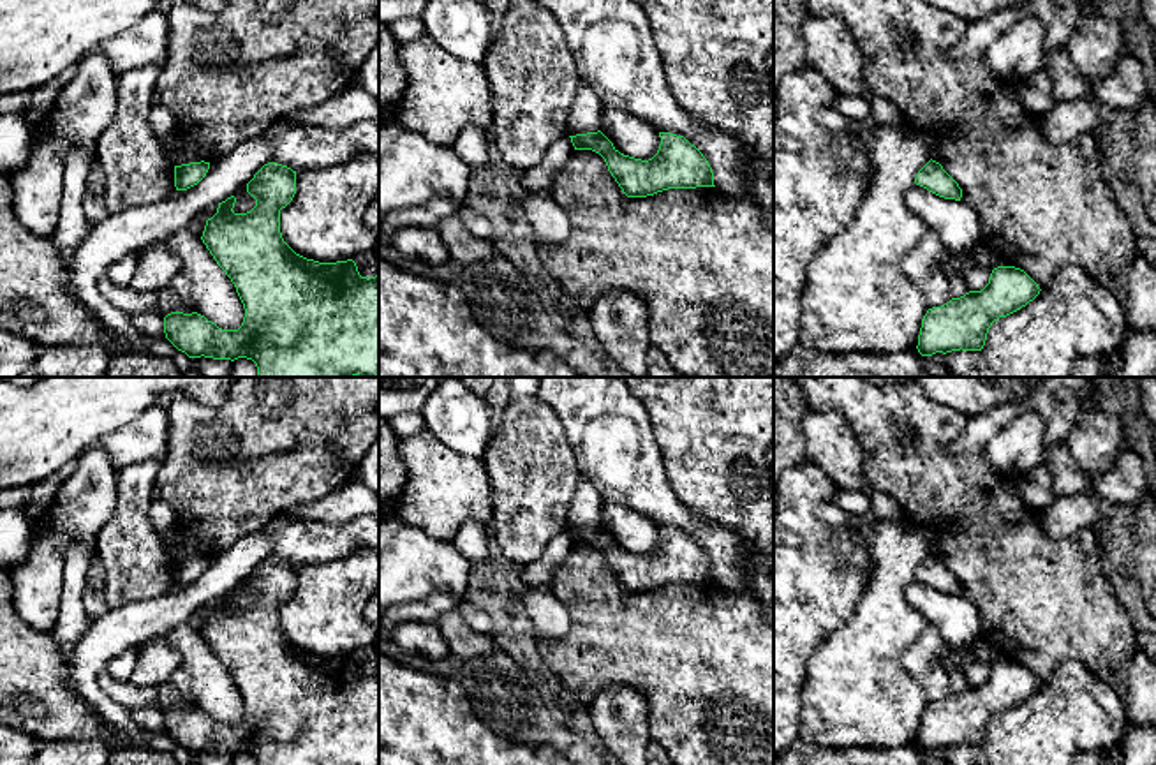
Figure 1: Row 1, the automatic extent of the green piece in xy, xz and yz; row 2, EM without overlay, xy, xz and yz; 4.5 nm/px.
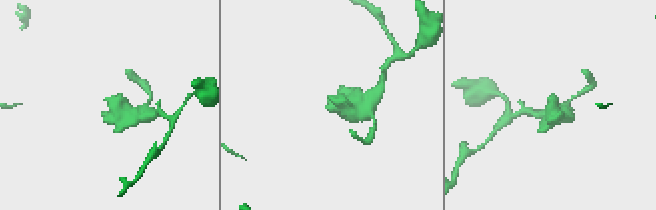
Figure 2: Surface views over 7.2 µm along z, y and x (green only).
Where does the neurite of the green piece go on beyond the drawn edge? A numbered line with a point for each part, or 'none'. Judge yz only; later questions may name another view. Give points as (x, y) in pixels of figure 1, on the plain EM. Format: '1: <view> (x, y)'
none

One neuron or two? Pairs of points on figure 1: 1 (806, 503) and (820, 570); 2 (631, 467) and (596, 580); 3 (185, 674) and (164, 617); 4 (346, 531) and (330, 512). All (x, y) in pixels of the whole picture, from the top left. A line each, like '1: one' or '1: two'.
1: one
2: two
3: two
4: two

